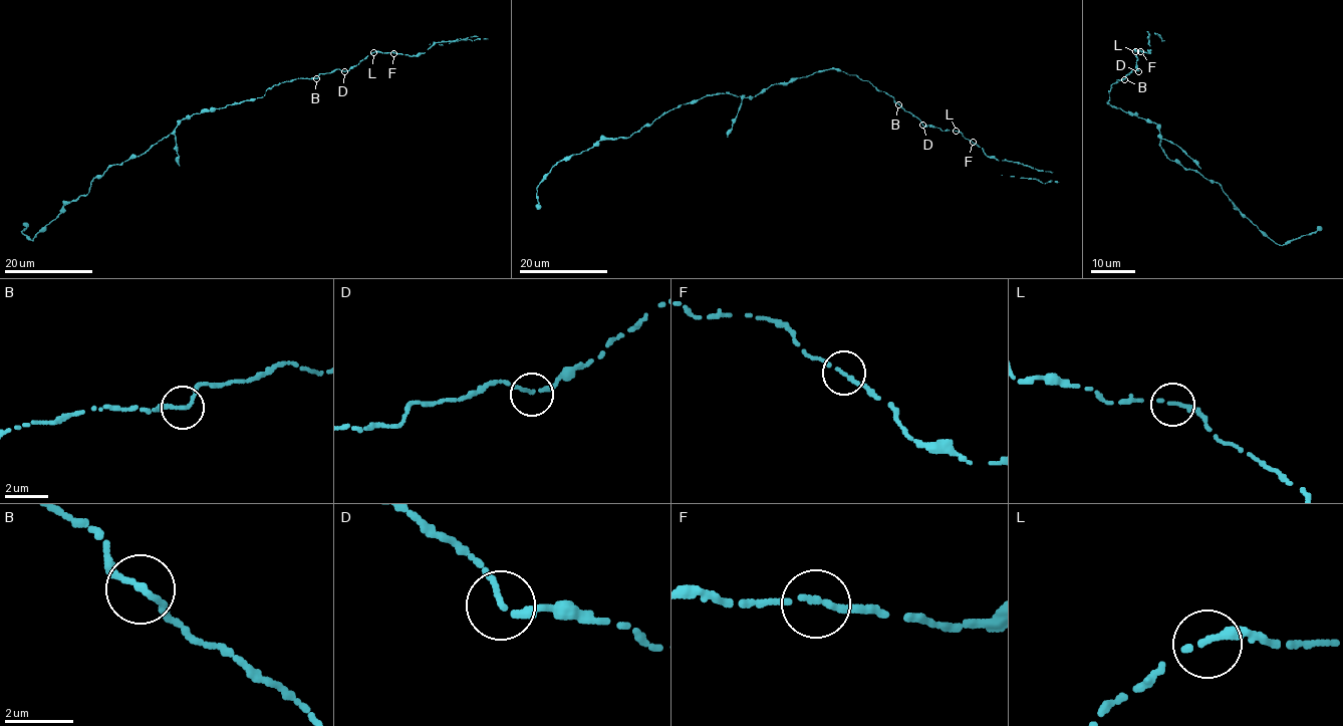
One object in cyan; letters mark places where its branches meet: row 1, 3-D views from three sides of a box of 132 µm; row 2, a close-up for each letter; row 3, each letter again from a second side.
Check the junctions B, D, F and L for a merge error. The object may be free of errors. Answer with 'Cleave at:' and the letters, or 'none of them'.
Cleave at: none of them

